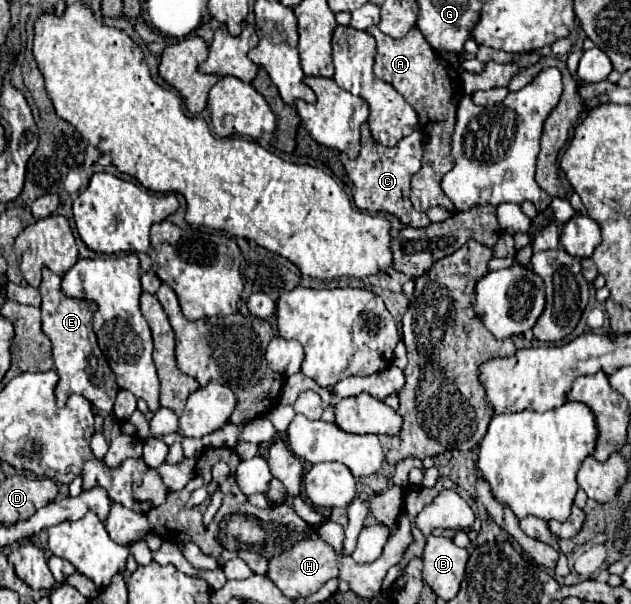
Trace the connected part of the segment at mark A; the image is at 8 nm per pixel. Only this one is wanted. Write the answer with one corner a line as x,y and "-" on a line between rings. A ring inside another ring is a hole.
369,27
367,31
377,41
377,57
375,57
375,69
373,69
375,75
381,81
393,85
407,99
407,103
417,111
419,125
427,135
423,167
411,179
411,187
413,187
411,203
421,211
427,211
433,205
443,205
455,211
451,205
451,199
441,191
439,183
453,165
449,155
449,139
455,127
457,103
463,97
461,75
453,65
441,59
439,53
431,49
431,45
427,45
423,33
419,33
417,27
411,29
409,35
405,35
403,39
391,39
385,33
381,33
377,27

